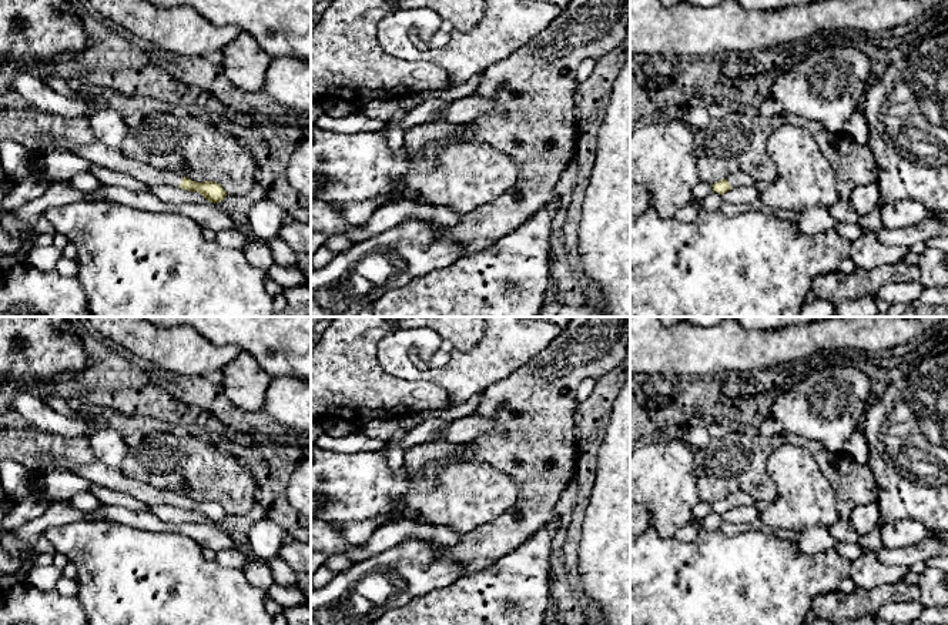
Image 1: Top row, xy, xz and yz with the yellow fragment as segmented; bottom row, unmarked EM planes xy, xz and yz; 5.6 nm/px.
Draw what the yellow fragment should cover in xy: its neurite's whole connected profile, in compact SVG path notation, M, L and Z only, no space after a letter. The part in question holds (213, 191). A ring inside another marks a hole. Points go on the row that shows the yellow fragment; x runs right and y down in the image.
M44 137L41 138L40 146L46 150L48 150L51 146L60 146L63 150L74 153L94 166L130 174L147 186L167 184L188 191L197 191L214 204L227 197L225 190L215 181L197 183L170 171L155 170L148 164L128 158L120 150L114 150L98 141L88 146L81 146L73 143L61 143L56 138Z

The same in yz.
M734 173L728 176L727 178L714 183L713 191L723 195L731 188L753 186L753 183L754 183L753 178L748 177L746 173Z

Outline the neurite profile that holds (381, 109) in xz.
M478 73L472 76L465 84L453 88L442 88L436 91L421 91L416 94L396 96L389 98L375 98L361 106L359 114L368 118L376 118L376 120L383 120L389 123L398 110L413 108L418 104L431 98L442 98L445 101L453 101L462 97L472 96L480 83L480 78L482 78L482 73Z

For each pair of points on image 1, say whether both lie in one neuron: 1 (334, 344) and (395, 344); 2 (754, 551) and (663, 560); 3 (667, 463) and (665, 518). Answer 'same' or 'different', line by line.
1: different
2: same
3: same

